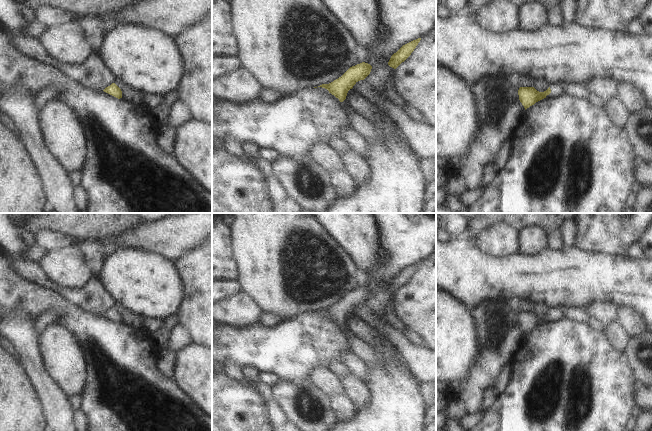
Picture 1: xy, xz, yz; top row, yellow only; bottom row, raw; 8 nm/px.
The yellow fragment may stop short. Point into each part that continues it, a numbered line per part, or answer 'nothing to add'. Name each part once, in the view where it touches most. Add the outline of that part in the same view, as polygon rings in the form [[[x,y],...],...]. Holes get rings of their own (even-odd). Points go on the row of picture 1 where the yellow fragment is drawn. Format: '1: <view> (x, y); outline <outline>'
1: yz (556, 89); outline [[[551,83],[550,84],[551,93],[546,96],[546,98],[556,97],[558,95],[564,94],[565,91],[562,89],[562,87],[559,84]]]

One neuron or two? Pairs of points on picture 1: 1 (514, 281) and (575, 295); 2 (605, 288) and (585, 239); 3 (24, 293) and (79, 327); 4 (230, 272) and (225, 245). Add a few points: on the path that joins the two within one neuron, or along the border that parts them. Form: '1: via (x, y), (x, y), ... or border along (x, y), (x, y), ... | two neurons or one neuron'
1: via (529, 281), (560, 281) | one neuron
2: border along (575, 244), (586, 251), (601, 252), (613, 256) | two neurons
3: via (38, 299), (55, 300), (68, 313) | one neuron
4: via (225, 265), (225, 252) | one neuron

